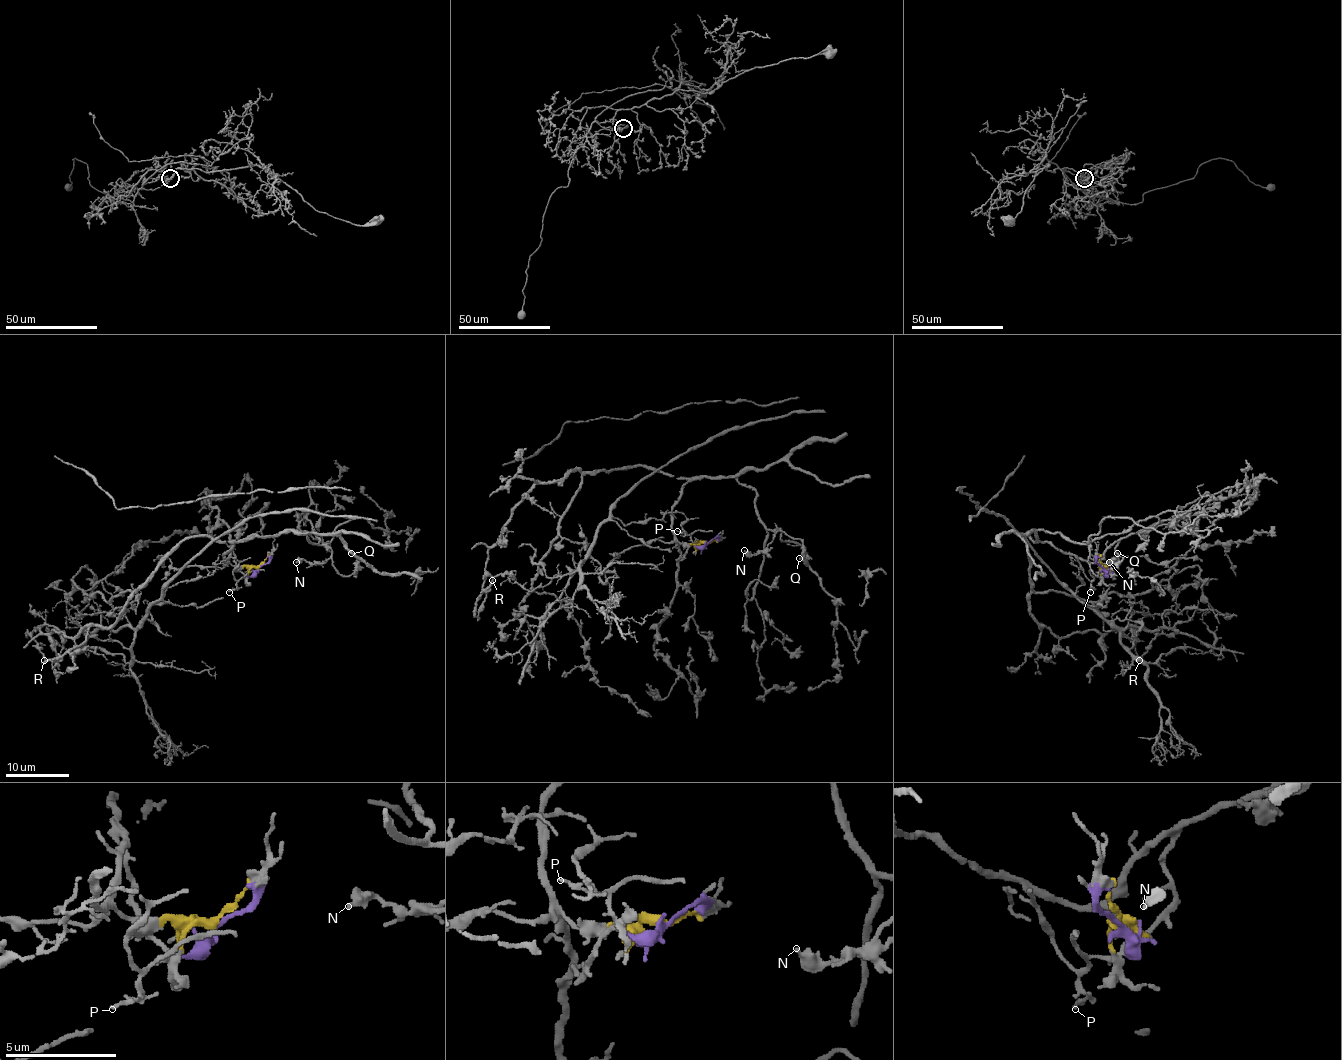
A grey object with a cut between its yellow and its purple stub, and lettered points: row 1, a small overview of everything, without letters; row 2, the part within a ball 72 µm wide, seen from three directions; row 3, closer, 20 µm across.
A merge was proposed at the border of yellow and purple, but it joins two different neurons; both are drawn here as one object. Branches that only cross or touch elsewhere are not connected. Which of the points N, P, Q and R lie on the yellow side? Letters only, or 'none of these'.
N, Q, R

